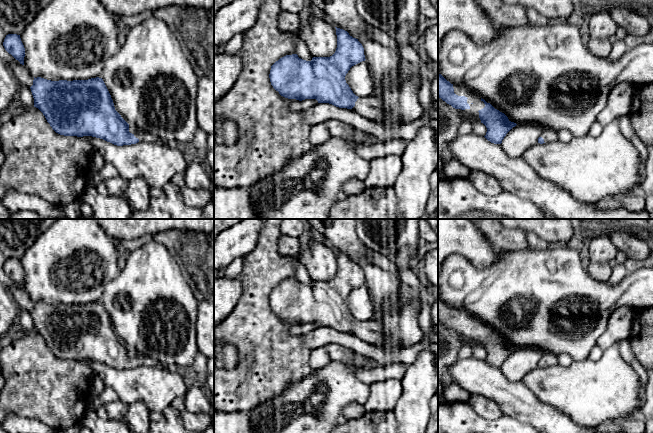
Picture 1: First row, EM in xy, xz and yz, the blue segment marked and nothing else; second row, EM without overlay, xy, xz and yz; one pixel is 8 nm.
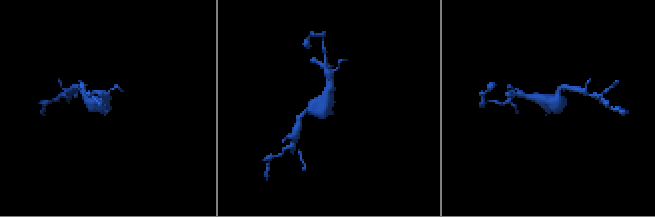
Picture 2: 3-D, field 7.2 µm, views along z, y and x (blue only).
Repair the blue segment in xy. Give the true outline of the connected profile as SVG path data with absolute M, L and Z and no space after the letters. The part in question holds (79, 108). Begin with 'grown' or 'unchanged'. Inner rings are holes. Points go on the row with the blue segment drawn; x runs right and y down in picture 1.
grown; M34 77L30 89L34 98L34 107L43 113L52 129L60 135L92 136L117 146L138 142L168 144L156 135L146 131L139 130L136 134L130 133L129 124L115 110L111 95L102 78L51 81Z

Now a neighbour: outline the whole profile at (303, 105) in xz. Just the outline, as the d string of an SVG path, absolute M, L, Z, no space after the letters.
M316 99L297 100L290 105L290 110L293 112L305 111L316 103L318 103Z

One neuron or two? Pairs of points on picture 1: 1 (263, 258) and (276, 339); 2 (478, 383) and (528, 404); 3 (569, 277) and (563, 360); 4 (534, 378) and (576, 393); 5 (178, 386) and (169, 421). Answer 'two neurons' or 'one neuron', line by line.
1: one neuron
2: one neuron
3: two neurons
4: one neuron
5: two neurons

